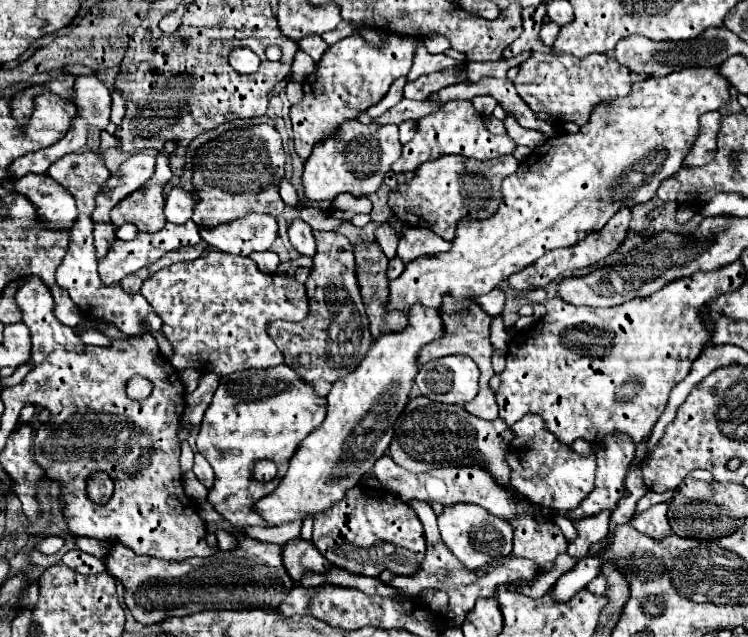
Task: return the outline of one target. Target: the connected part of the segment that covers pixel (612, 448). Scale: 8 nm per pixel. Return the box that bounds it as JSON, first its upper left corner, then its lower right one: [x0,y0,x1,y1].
[568,431,634,521]

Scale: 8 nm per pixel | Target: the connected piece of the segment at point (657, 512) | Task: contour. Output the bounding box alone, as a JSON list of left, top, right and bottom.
[630,503,672,539]

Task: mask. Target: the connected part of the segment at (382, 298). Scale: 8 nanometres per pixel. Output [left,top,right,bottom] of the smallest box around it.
[354,241,408,337]

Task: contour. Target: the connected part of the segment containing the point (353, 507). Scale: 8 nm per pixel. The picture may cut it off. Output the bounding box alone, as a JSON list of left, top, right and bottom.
[312,485,426,577]

